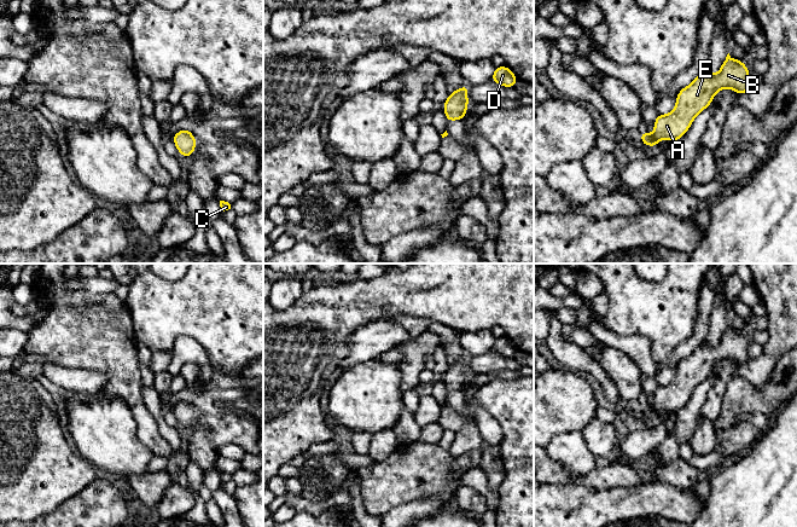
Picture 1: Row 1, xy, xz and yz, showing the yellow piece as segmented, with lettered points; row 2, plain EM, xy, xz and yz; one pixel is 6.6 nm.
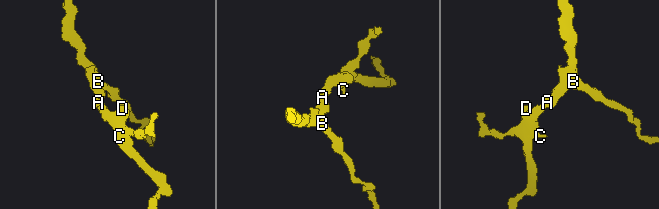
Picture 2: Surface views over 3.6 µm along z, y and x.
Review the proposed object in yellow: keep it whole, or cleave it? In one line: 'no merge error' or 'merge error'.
no merge error

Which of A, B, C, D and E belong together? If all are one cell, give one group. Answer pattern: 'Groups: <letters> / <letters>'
Groups: A B C D E

